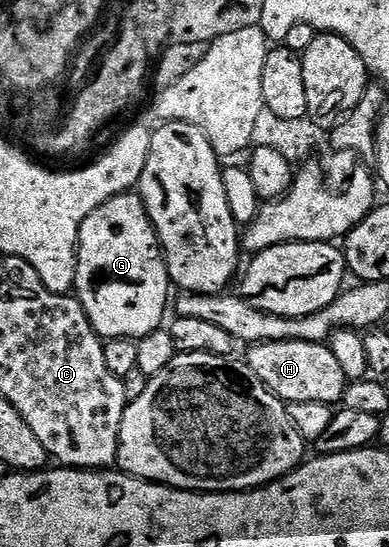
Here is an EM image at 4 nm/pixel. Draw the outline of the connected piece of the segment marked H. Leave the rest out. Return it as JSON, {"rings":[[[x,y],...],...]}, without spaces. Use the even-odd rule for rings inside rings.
{"rings":[[[256,342],[244,355],[246,366],[281,402],[316,400],[334,406],[341,403],[347,380],[329,345],[320,342]]]}

